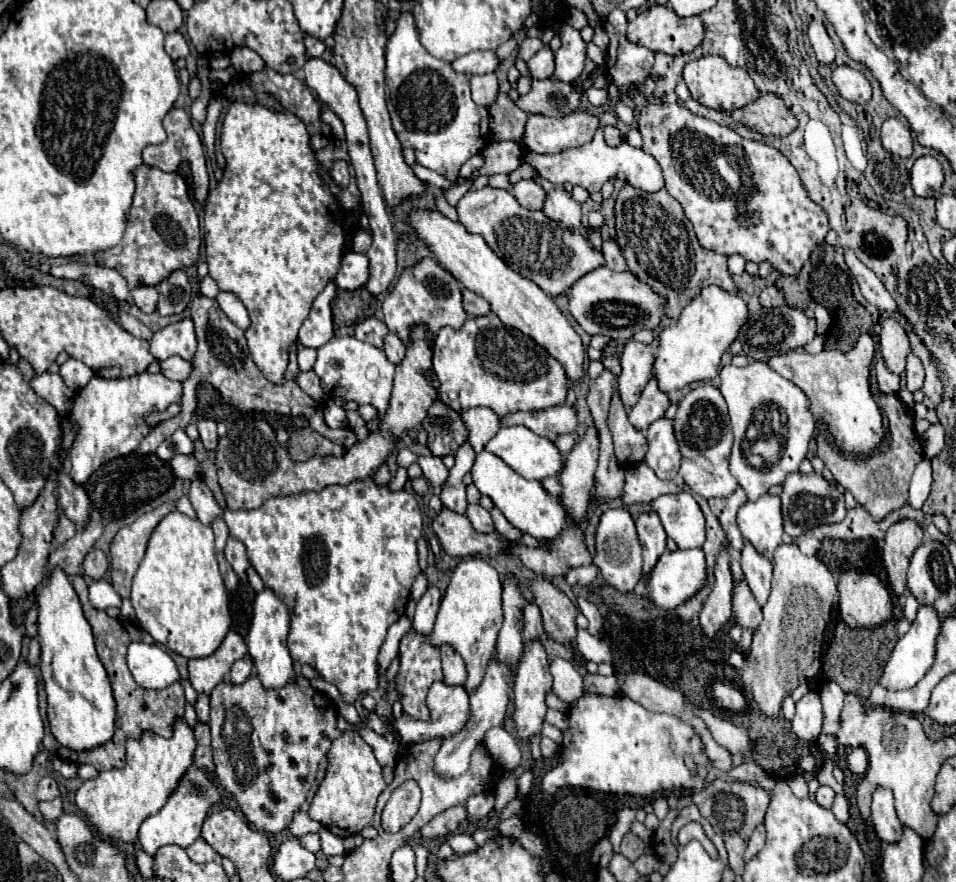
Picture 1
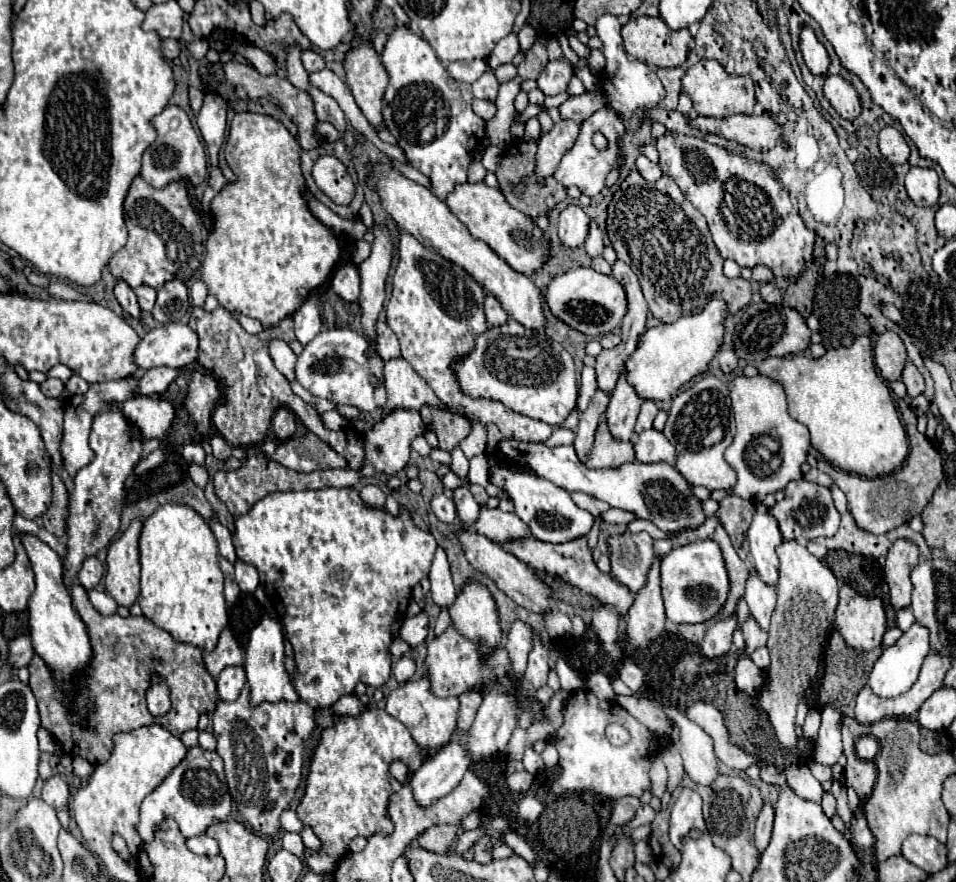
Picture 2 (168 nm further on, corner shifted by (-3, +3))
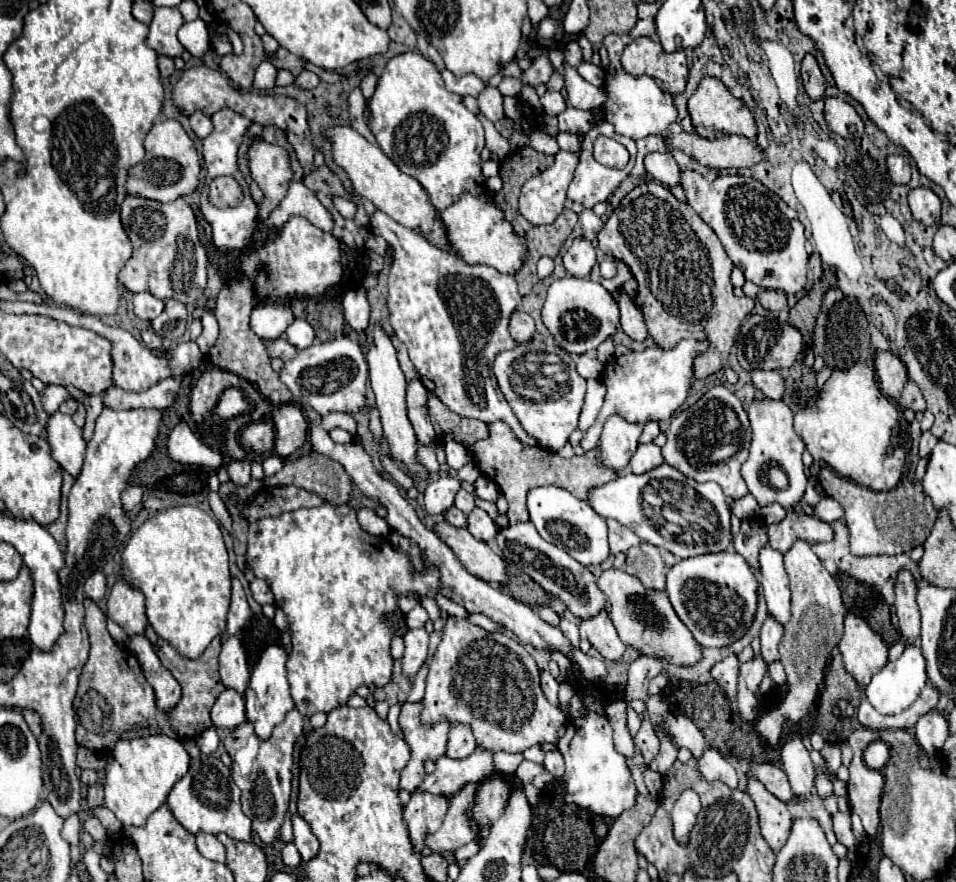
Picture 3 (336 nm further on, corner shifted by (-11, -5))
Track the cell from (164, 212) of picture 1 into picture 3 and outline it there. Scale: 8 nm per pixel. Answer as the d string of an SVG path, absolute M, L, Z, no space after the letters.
M127 196L121 204L121 222L133 242L133 256L121 268L119 282L131 292L149 292L161 300L177 294L179 302L193 304L207 284L207 250L199 240L191 206L183 198L161 204L141 196Z

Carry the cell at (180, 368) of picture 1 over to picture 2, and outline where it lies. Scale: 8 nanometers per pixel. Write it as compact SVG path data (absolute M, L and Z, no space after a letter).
M151 368L147 370L139 380L137 380L137 396L141 398L149 398L155 394L163 394L167 390L167 386L177 378L177 370L171 368Z

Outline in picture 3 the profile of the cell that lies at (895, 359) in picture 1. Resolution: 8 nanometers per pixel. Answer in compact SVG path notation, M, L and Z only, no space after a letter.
M879 352L875 356L875 372L879 388L889 398L899 398L907 384L907 366L893 352Z

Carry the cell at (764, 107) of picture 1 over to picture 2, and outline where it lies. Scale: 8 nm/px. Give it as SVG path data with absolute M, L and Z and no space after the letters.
M767 112L759 116L735 114L731 118L721 118L721 120L693 116L689 120L689 126L709 134L717 134L725 140L733 140L745 148L759 150L759 152L771 150L781 138L781 126Z

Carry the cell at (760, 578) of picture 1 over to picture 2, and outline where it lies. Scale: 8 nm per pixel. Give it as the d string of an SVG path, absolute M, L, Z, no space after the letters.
M751 574L751 578L747 580L745 600L747 600L749 612L755 618L755 622L761 626L761 630L767 632L769 630L769 618L775 610L777 592L771 590L769 586L763 586L763 582L759 582L757 574Z

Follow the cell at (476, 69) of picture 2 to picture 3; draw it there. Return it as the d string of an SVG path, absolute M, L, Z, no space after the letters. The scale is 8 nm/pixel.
M443 70L441 72L443 80L445 80L445 86L449 92L455 92L455 94L461 94L461 96L479 96L481 90L487 86L479 76L475 74L465 74L461 78L453 76L449 70Z

